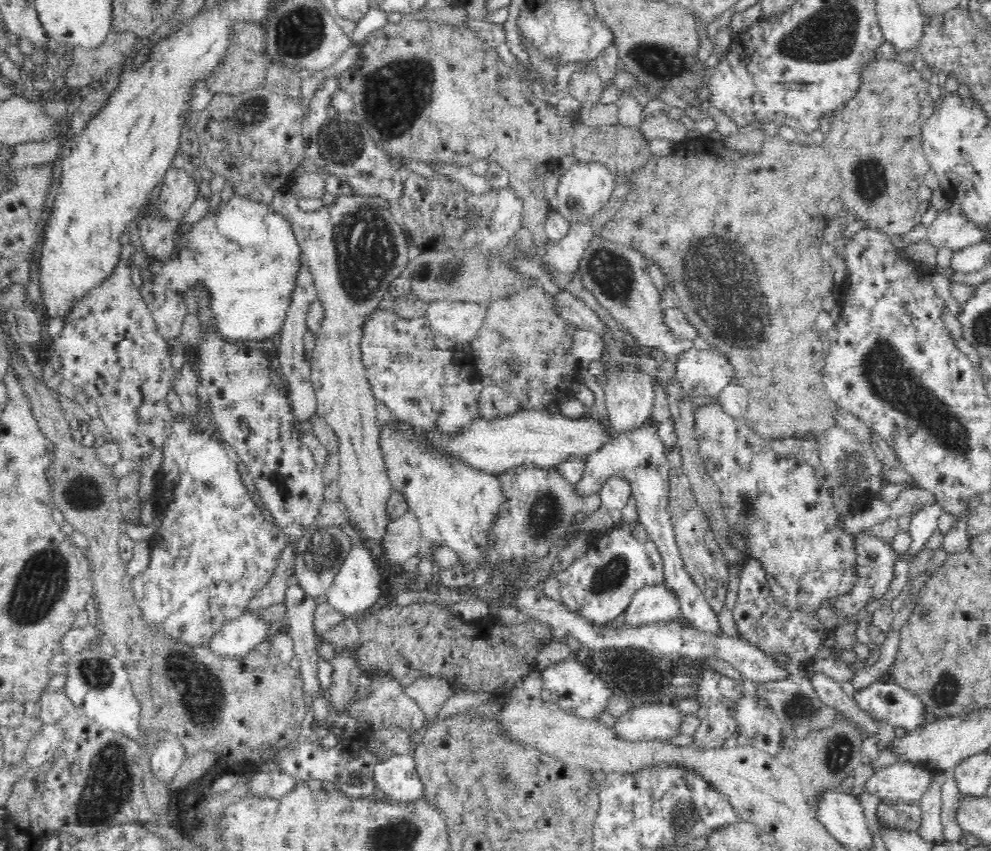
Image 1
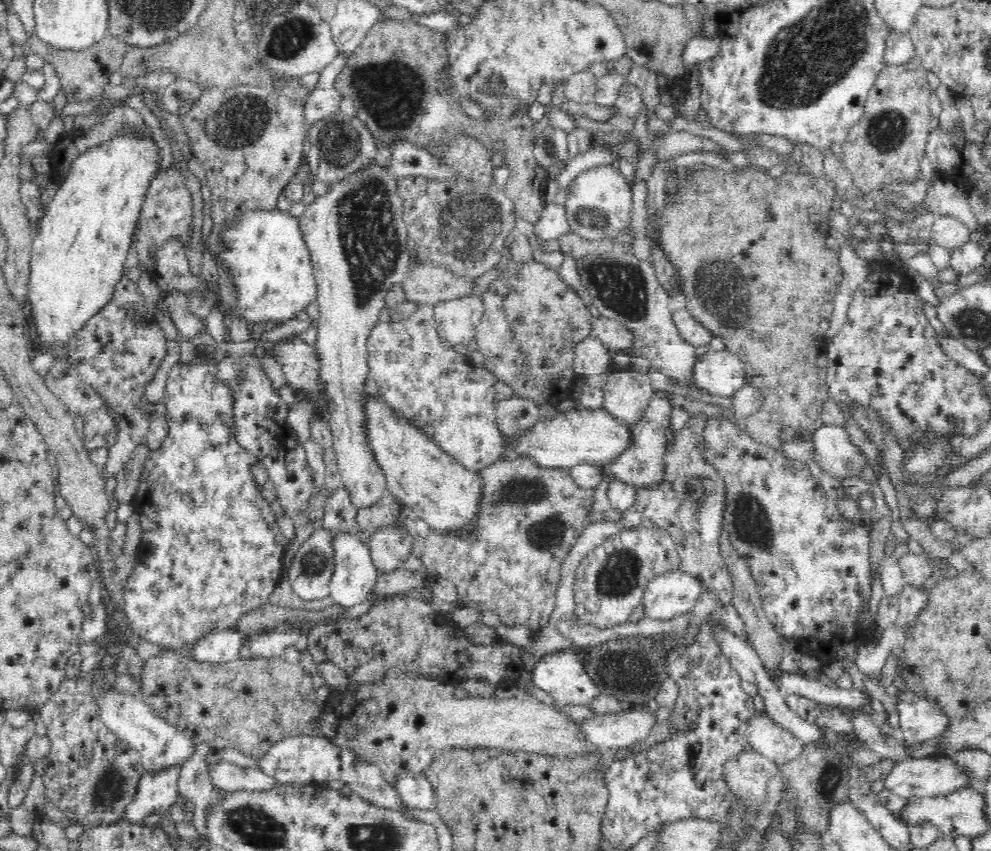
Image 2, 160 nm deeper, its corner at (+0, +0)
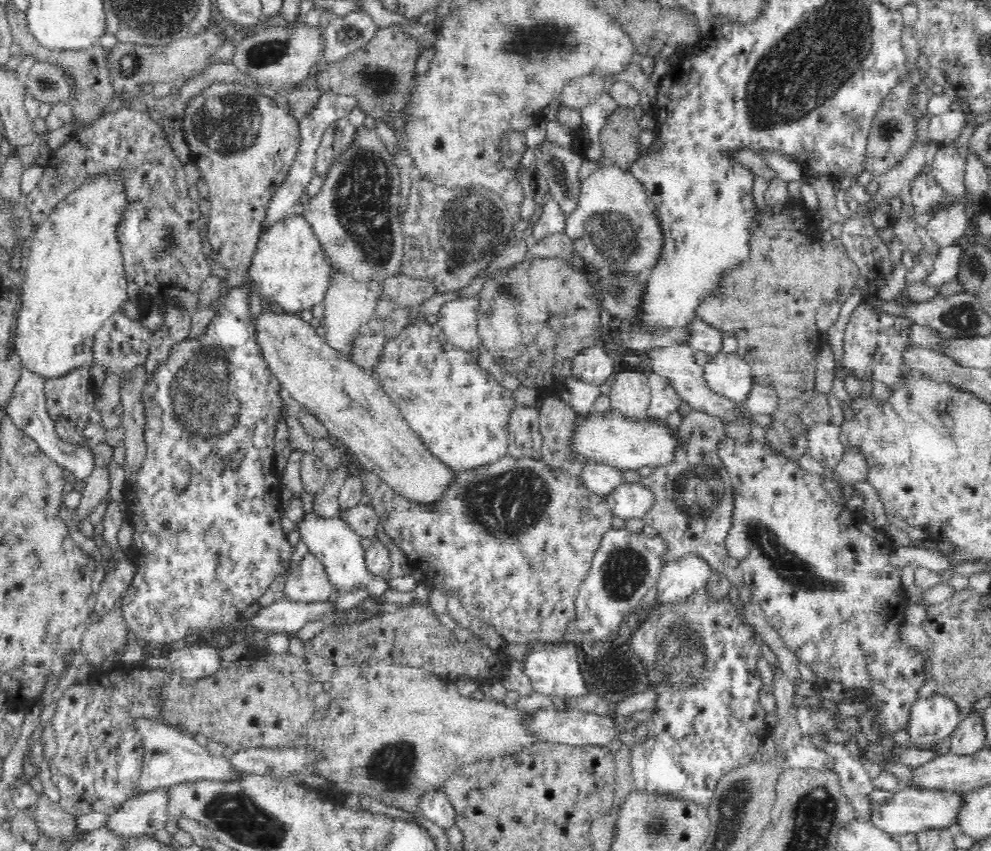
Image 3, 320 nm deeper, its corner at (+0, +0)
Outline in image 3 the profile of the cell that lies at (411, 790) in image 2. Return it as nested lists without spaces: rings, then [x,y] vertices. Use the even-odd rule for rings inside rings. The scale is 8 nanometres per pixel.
[[[442,788],[422,792],[418,796],[418,812],[426,819],[441,825],[445,831],[455,824],[456,813]]]

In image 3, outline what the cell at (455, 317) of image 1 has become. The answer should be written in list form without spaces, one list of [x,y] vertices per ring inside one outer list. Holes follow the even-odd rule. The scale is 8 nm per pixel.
[[[478,297],[446,302],[437,315],[437,326],[453,347],[458,346],[462,351],[472,350],[472,348],[479,350],[481,340],[478,340],[478,332],[476,332],[476,323],[479,318]]]

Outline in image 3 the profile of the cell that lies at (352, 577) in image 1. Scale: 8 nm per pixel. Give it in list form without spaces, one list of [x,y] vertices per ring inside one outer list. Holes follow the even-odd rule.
[[[313,513],[305,514],[297,524],[300,538],[320,562],[324,563],[332,588],[340,592],[366,590],[372,596],[381,596],[388,590],[387,579],[372,575],[366,565],[366,550],[360,545],[360,537],[338,515],[322,518]]]

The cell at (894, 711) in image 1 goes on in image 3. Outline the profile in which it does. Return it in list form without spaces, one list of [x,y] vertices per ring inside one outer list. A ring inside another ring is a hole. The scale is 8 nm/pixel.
[[[934,694],[916,699],[905,724],[912,746],[918,750],[930,749],[937,740],[951,737],[960,722],[958,715],[957,706],[944,696]]]

